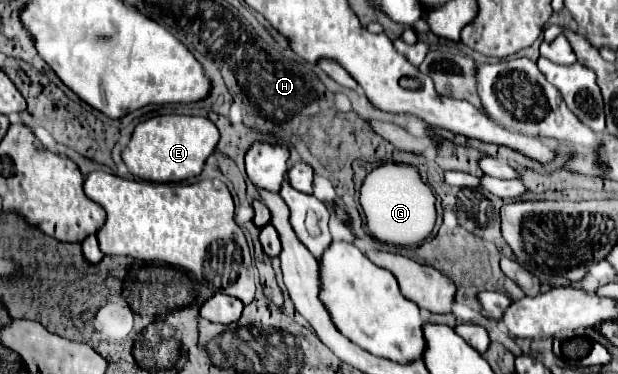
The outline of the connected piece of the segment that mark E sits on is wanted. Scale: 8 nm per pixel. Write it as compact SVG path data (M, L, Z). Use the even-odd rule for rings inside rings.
M157 115L139 123L121 157L135 177L155 183L179 183L197 177L219 141L217 127L205 117Z

